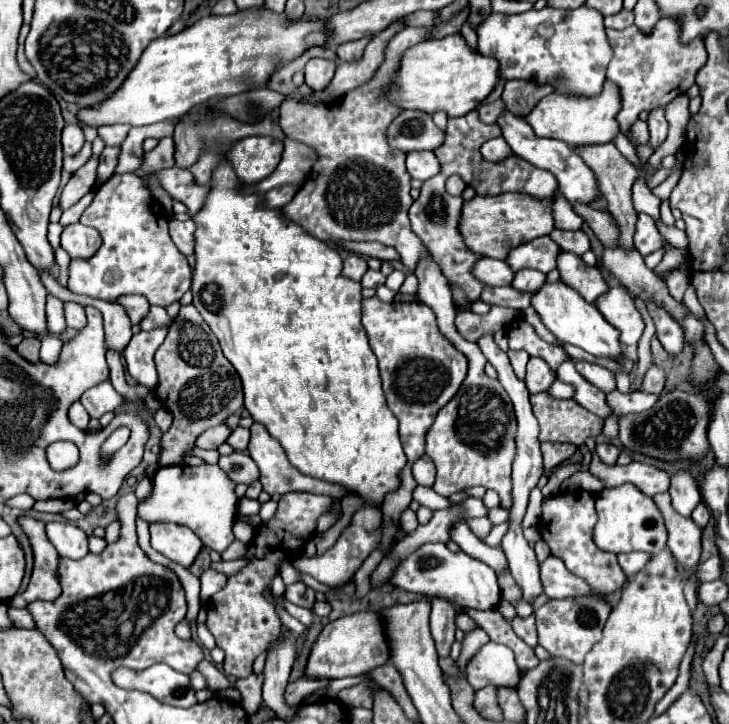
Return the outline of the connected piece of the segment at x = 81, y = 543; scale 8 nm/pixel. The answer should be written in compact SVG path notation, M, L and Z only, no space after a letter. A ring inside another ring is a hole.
M50 522L46 524L46 534L62 558L80 560L88 554L88 536L72 524Z

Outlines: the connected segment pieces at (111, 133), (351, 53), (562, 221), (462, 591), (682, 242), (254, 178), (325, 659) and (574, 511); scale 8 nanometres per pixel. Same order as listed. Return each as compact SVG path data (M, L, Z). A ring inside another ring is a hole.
M114 124L114 126L100 126L98 128L98 136L104 140L106 146L120 146L128 134L130 126L122 126L122 124Z
M366 36L366 38L360 38L360 40L354 40L354 42L346 42L342 46L338 46L336 54L342 62L346 60L356 60L362 56L362 50L366 48L366 44L372 40L372 36Z
M556 192L558 198L554 200L554 222L556 222L556 228L560 230L580 230L580 226L584 224L582 218L578 218L578 214L574 214L574 210L570 208L570 202L566 198L562 198L560 192Z
M446 544L420 546L414 554L410 554L398 566L394 576L390 578L390 584L404 588L408 592L422 594L422 596L446 598L458 606L468 606L468 608L476 608L476 610L496 610L502 600L494 570L488 564L468 556L462 550L450 552L446 548Z
M658 222L658 230L660 230L660 234L662 234L666 240L670 240L670 244L672 244L674 248L686 250L686 246L688 246L688 236L686 236L684 230L678 230L678 228L666 228L662 222Z
M248 136L238 140L226 154L242 184L256 184L270 176L280 162L282 142L272 136Z
M358 612L324 626L312 646L304 674L312 680L336 680L346 676L362 676L382 664L386 664L386 638L382 638L382 626L378 626L378 614Z
M580 492L580 494L556 494L544 498L542 502L542 516L540 516L540 534L544 542L550 546L550 552L564 560L566 568L582 578L594 594L612 594L620 590L626 582L624 570L616 562L616 554L602 552L594 546L594 494Z

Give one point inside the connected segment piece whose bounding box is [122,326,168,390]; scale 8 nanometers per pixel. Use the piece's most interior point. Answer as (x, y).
(139, 354)

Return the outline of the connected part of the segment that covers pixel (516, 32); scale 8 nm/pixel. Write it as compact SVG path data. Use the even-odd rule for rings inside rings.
M588 6L574 10L542 8L514 16L494 12L476 30L478 50L498 60L498 72L504 80L532 80L538 86L552 86L556 94L596 98L602 92L606 66L612 60L602 20L604 16Z

